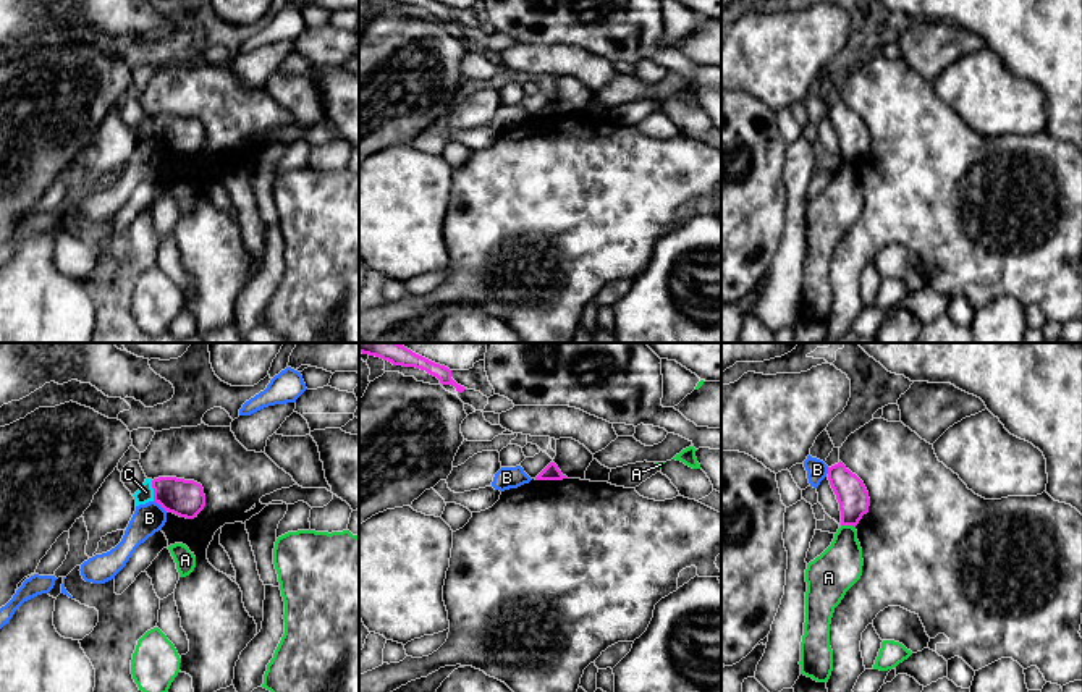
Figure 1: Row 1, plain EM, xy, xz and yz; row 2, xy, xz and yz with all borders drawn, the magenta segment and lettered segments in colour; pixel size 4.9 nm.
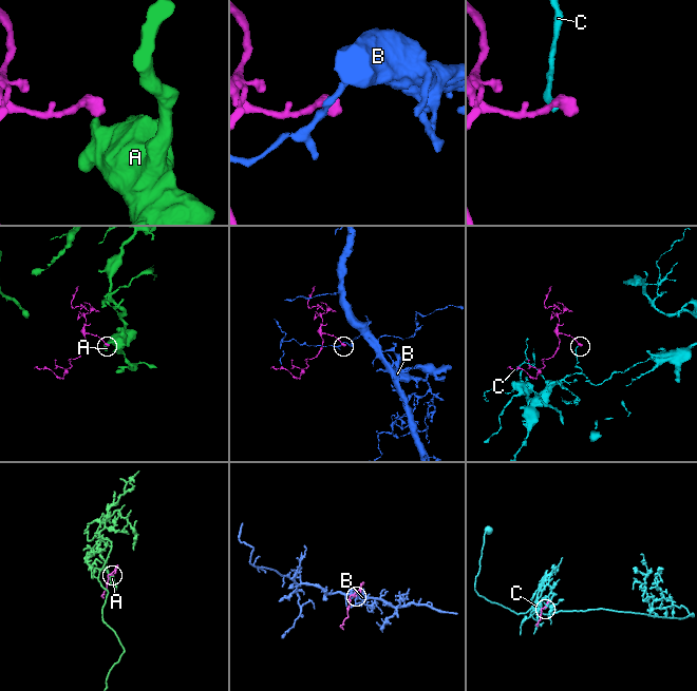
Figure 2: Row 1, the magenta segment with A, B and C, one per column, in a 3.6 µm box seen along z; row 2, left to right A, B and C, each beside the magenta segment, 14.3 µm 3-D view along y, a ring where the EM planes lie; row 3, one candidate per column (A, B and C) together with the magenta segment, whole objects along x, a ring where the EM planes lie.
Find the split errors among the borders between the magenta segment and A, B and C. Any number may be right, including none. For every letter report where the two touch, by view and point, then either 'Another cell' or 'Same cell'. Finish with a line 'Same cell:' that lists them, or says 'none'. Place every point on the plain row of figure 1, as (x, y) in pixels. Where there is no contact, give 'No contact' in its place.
A: Touches magenta at yz (848, 162). Another cell
B: Touches magenta at xy (160, 143). Another cell
C: Touches magenta at xy (154, 128). Another cell
Same cell: none

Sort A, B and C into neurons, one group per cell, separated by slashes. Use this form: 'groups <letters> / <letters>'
groups A / B / C

